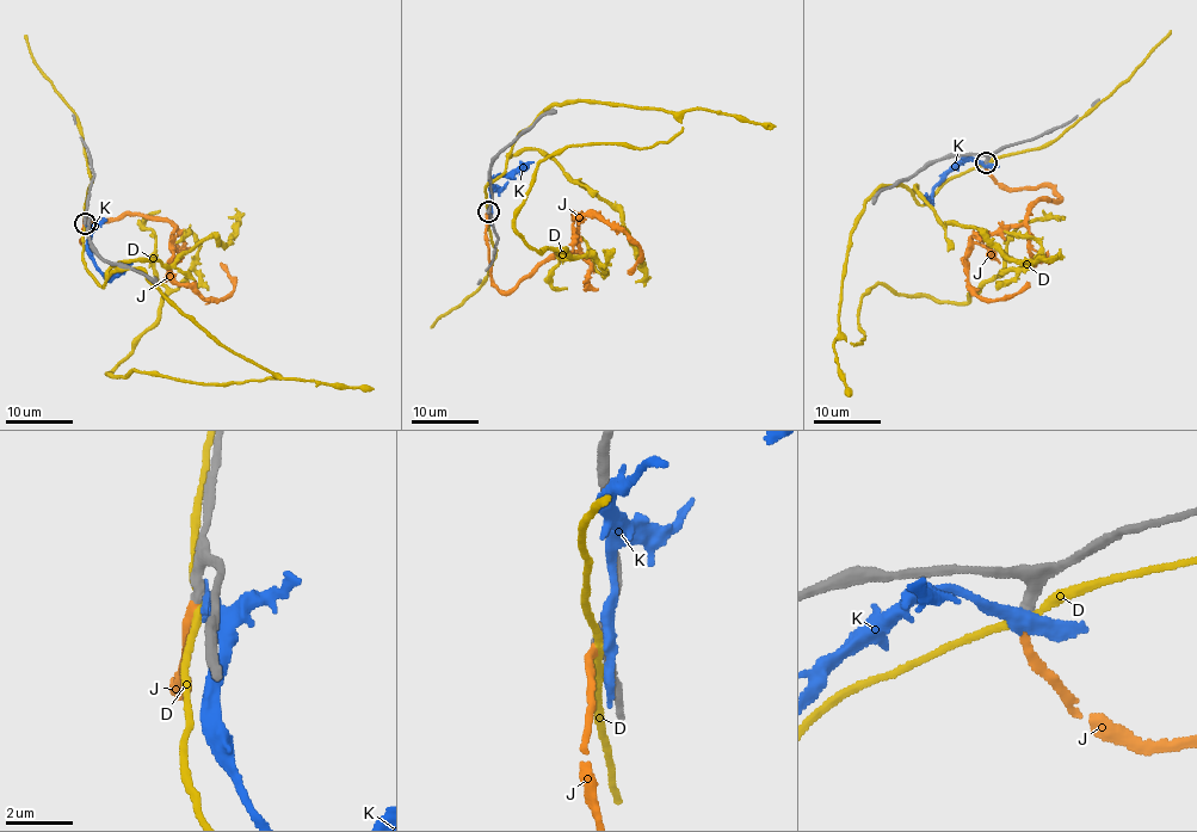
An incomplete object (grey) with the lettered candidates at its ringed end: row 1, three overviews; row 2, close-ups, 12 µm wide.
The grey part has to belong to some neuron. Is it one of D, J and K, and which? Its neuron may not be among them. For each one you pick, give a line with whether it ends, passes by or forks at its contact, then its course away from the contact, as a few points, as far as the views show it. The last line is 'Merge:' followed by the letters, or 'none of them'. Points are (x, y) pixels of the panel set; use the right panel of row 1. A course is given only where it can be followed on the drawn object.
J: it ends | via (986, 162), (998, 183), (1047, 186), (1059, 204), (973, 239), (967, 281), (991, 301), (1029, 282)
Merge: J

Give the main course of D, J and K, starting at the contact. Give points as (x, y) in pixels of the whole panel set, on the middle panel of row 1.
D: (487, 214), (485, 185), (542, 112), (674, 113), (667, 141), (540, 162), (518, 236), (606, 270), (581, 236)
J: (487, 211), (500, 290), (580, 250), (574, 214), (619, 226), (640, 246), (627, 272)
K: (489, 211), (492, 178), (516, 173), (534, 161)

